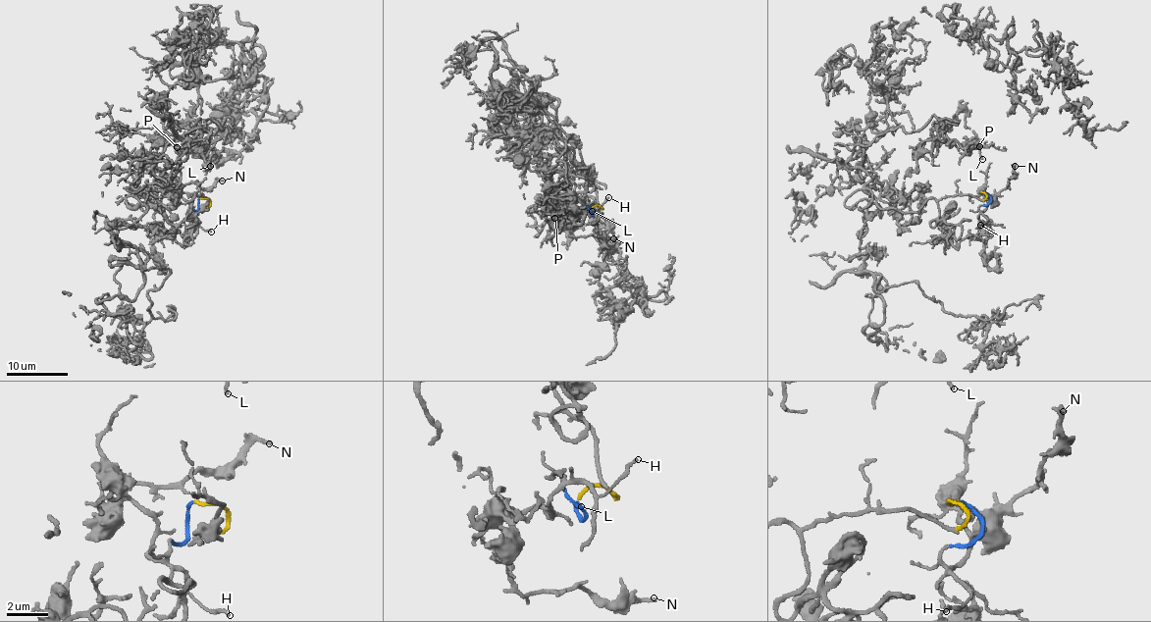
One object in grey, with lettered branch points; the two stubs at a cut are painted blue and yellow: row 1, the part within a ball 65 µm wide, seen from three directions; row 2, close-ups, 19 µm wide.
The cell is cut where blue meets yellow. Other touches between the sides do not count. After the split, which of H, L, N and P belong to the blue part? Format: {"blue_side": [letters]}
{"blue_side": ["H", "N"]}

